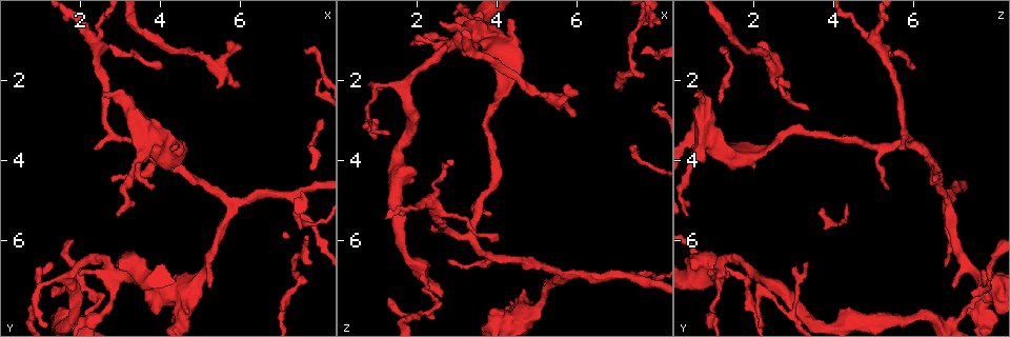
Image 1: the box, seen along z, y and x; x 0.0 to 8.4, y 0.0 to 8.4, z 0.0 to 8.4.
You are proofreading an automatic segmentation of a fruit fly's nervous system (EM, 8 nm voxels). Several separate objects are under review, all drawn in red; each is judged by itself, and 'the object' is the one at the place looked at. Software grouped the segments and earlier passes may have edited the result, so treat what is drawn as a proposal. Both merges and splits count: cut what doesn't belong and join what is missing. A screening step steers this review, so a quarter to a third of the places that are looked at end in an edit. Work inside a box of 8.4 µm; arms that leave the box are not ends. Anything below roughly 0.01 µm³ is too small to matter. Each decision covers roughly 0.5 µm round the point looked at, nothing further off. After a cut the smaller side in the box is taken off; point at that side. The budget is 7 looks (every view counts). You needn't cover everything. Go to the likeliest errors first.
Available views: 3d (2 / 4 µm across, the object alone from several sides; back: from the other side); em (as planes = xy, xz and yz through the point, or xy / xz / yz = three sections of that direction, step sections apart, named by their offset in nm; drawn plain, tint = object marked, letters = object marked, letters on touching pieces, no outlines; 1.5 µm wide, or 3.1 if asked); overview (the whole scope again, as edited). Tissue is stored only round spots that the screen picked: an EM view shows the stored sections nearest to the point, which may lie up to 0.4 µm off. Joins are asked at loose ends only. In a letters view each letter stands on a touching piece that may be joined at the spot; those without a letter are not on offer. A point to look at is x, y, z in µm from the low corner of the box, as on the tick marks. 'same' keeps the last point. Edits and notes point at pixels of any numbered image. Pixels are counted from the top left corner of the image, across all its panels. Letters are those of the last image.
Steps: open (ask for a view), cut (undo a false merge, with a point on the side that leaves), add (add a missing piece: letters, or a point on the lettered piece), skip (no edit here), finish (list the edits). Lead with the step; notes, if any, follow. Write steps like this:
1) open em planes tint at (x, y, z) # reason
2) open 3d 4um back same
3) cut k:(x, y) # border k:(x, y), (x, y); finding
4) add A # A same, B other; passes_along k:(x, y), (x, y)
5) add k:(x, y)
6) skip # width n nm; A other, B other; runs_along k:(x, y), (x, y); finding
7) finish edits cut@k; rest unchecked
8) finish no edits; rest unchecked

open em xy step 4 tint at (5.75, 1.00, 2.25) # an open end

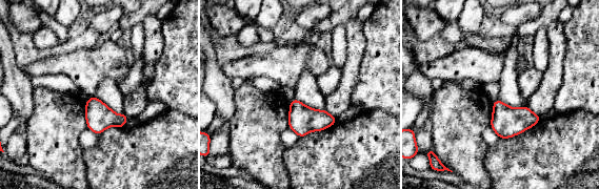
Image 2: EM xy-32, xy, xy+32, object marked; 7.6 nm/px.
open em planes letters same # another direction

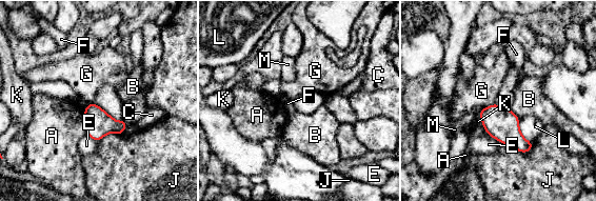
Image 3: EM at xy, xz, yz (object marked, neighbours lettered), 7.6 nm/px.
skip # A other, B other, C other, E other, F other, G other, J other, K other, L other, M other; border 3:(495, 102), (482, 108); none of them fits

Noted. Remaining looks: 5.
open em planes letters at (7.50, 7.05, 1.80) # sharp bend

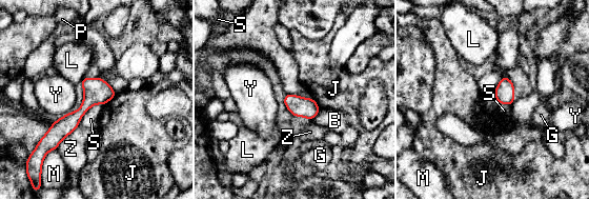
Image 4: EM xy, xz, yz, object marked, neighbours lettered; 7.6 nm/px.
skip # longest_contact S 260 nm; B other, G other, J other, L other, M other, P other, S other, Y other, Z other; runs_along 4:(112, 93), (99, 93), (45, 139); continuous, no second neuron

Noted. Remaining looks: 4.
open 3d 2um at (2.65, 7.85, 0.95) # thin neck

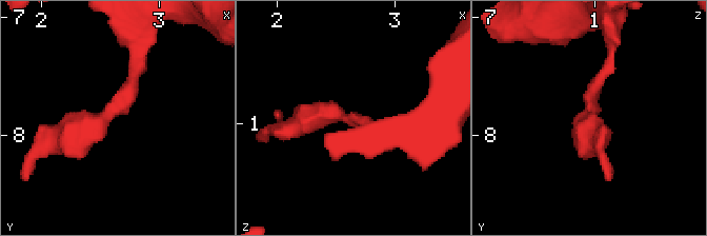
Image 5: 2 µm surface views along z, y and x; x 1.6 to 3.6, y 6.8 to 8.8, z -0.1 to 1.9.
open em planes letters at (2.62, 7.78, 0.98)

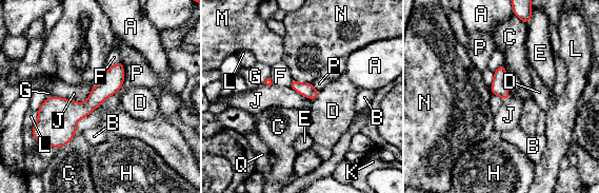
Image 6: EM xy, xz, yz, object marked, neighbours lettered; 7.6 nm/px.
skip # width 110 nm; A other, B other, C other, D other, E other, F other, G other, H other, J other, K other, L other, M other, N other, P other, Q other; border 6:(93, 87), (83, 102), (54, 95); one neuron here

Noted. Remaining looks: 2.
finish no edits; rest unchecked

